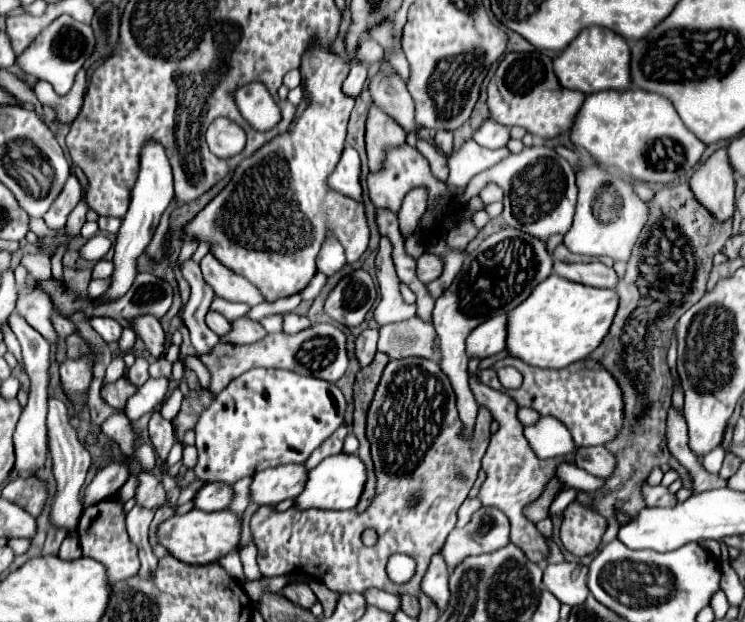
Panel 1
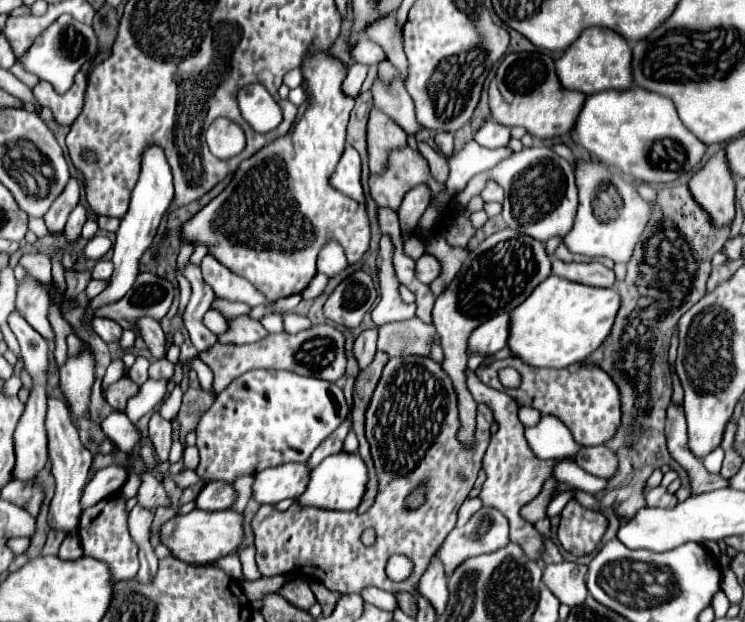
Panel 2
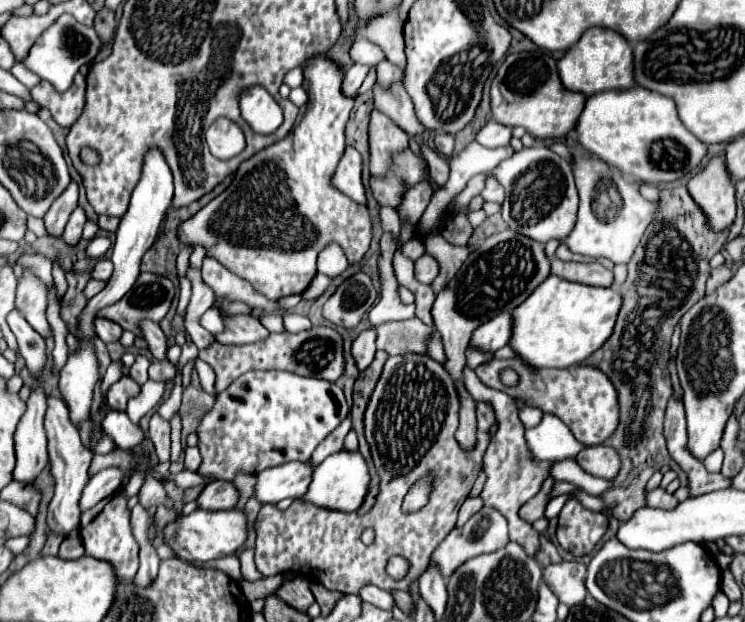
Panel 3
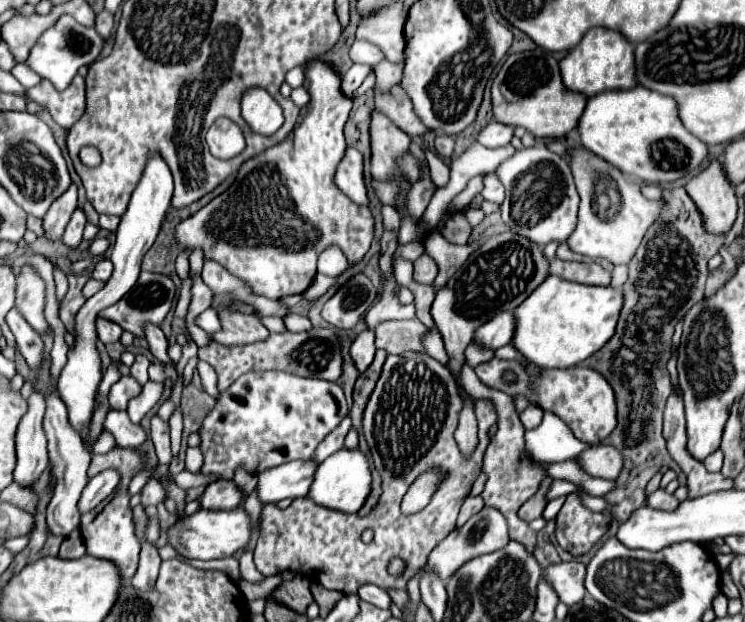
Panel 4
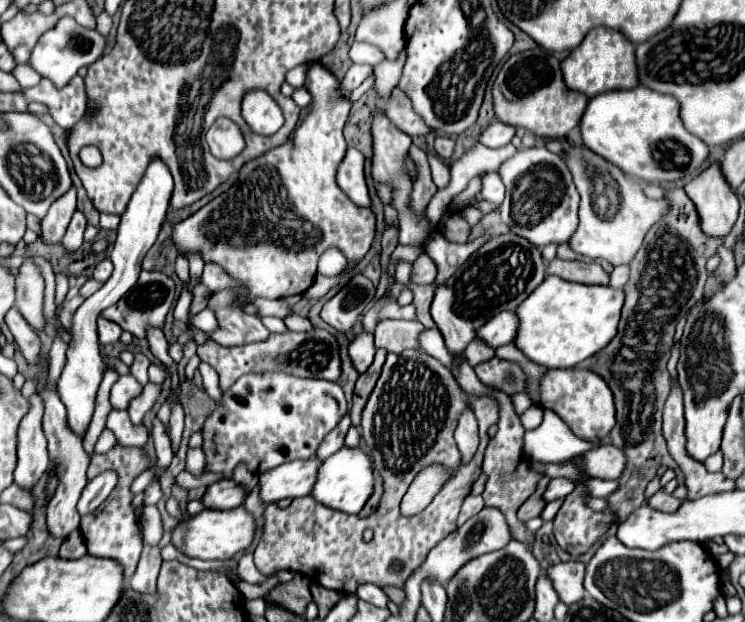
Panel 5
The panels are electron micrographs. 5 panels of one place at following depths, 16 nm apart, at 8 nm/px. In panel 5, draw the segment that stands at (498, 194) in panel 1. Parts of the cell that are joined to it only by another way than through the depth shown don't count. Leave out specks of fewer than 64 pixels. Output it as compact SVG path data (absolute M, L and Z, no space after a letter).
M490 172L484 176L484 188L482 188L482 198L494 204L502 204L504 200L504 184L496 172Z

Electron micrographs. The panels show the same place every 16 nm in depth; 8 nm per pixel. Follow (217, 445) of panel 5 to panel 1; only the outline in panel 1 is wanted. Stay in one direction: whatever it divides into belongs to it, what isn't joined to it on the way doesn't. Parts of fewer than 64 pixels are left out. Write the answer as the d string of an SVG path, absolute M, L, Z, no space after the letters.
M252 368L232 380L212 404L200 414L196 432L198 462L192 470L202 482L224 482L234 486L236 480L254 476L260 470L274 468L280 464L302 464L306 458L342 424L346 410L346 398L336 384L314 376L300 376L288 370Z

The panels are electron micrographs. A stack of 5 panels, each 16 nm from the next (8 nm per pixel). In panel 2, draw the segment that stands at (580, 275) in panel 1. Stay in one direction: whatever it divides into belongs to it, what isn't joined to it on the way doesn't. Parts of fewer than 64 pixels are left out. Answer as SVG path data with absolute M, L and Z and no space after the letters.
M552 260L552 272L568 278L572 282L580 282L586 286L600 286L600 288L614 288L616 274L612 268L606 268L600 262L588 262L588 264L576 264L576 262L562 262Z

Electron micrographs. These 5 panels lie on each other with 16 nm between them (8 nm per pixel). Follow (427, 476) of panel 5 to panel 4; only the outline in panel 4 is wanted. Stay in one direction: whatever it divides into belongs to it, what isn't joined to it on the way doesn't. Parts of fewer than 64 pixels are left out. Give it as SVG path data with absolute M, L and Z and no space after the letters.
M424 472L424 476L420 476L420 480L416 480L412 490L408 490L408 494L404 496L404 502L402 502L404 514L418 512L420 506L426 506L434 484L436 484L436 472Z

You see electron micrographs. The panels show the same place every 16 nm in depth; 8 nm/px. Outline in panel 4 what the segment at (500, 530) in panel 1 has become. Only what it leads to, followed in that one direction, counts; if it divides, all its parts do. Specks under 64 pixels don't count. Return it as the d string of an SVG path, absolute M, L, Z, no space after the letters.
M482 508L478 514L474 514L462 528L456 528L452 530L444 542L440 542L424 572L428 570L434 570L434 572L440 572L440 576L444 576L444 580L448 580L464 562L468 562L470 558L476 558L480 554L488 554L488 552L496 552L500 548L504 548L506 544L510 542L510 536L508 536L508 524L506 524L506 518L496 510L496 508Z

